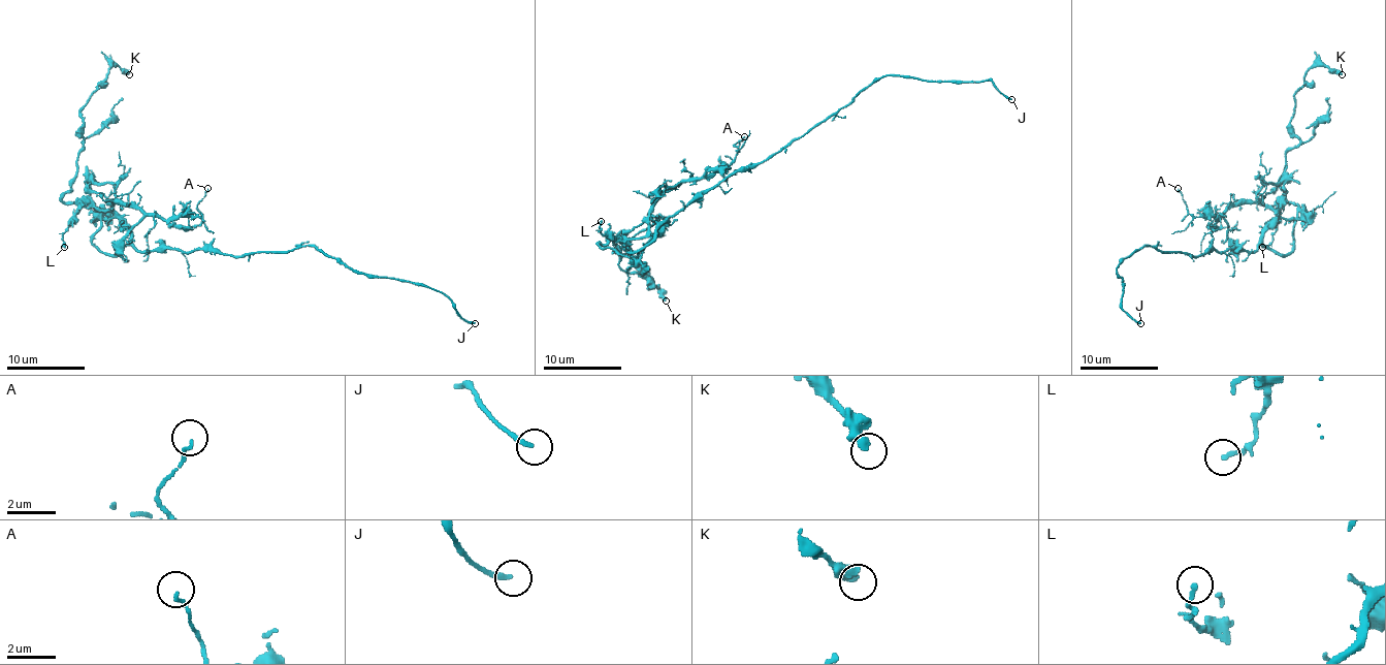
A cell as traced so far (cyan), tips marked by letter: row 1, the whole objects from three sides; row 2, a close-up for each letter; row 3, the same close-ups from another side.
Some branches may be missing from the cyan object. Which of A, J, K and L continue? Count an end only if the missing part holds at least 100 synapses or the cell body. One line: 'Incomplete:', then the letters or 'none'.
Incomplete: J

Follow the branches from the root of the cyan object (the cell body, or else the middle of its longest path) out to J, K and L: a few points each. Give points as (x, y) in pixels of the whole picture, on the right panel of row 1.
J: (1229, 249), (1192, 256), (1142, 245), (1129, 254), (1118, 266), (1123, 280), (1121, 308), (1140, 323)
K: (1229, 249), (1254, 251), (1278, 217), (1297, 215), (1282, 186), (1299, 143), (1295, 94), (1315, 67), (1342, 74)
L: (1229, 249), (1254, 251), (1262, 231), (1282, 208), (1278, 208), (1278, 227), (1271, 241), (1262, 247)

